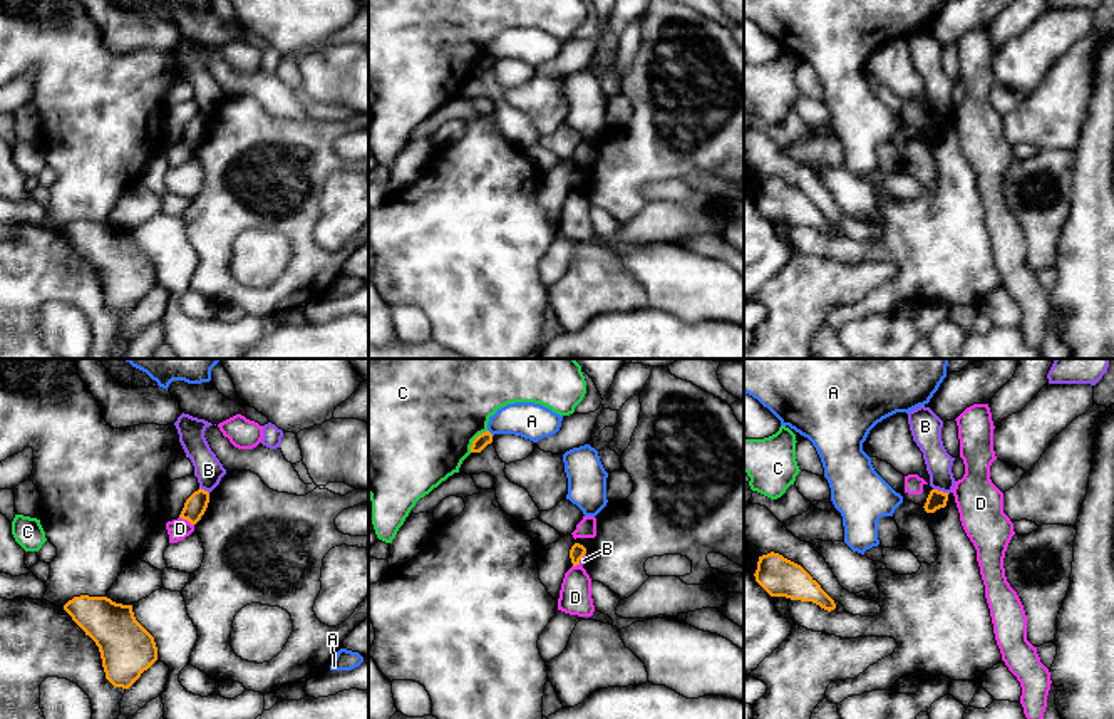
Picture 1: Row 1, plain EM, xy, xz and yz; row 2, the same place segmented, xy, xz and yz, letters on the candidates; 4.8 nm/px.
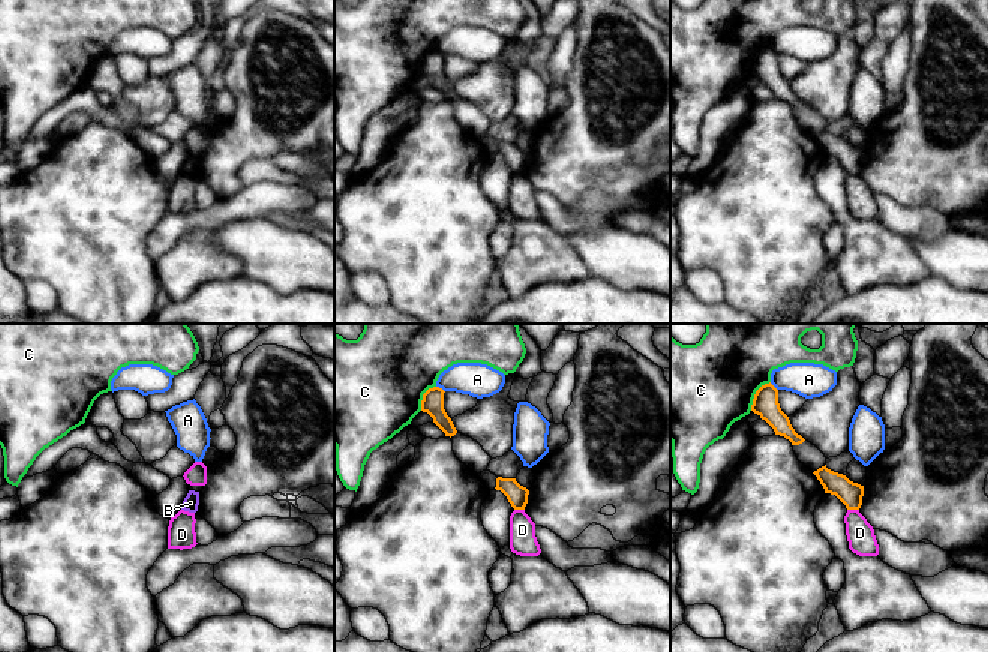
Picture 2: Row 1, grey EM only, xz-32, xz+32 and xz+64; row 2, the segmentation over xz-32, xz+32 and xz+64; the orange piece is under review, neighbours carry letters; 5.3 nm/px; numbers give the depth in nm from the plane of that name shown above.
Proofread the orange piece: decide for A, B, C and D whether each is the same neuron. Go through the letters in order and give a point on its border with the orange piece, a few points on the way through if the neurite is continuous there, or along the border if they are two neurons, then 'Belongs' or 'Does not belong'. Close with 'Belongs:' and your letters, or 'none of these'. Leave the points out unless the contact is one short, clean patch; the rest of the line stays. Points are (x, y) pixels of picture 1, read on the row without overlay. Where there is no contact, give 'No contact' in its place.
A: Touches orange at xz (489, 57). Does not belong
B: Touches orange at yz (942, 116). Does not belong
C: Touches orange at xz (474, 64). Does not belong
D: Touches orange at xy (186, 143). Does not belong
Belongs: none of these

